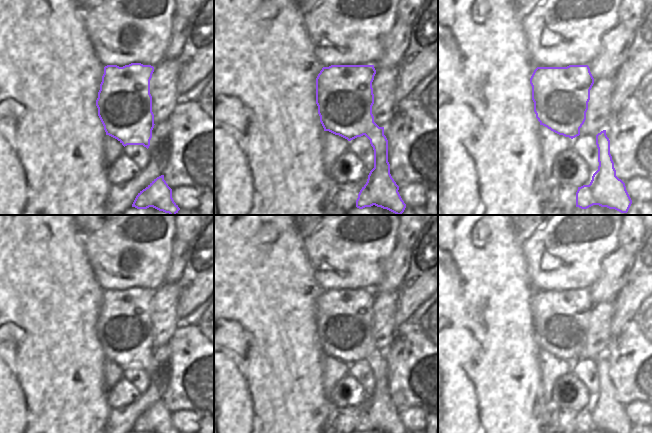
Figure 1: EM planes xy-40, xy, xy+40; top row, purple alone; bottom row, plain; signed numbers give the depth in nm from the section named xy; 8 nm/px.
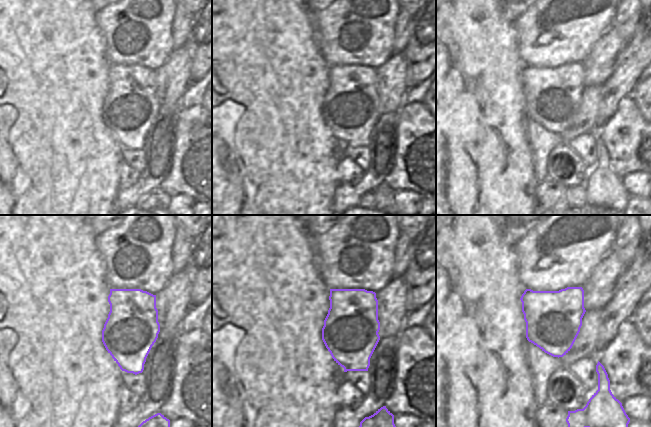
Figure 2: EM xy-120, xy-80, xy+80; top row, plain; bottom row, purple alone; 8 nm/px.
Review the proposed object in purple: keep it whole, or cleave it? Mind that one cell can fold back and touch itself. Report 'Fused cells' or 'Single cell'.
Fused cells

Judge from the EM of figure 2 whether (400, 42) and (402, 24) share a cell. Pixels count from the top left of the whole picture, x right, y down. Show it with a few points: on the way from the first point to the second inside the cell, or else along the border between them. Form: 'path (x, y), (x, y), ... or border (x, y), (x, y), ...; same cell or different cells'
path (401, 38), (402, 28); same cell

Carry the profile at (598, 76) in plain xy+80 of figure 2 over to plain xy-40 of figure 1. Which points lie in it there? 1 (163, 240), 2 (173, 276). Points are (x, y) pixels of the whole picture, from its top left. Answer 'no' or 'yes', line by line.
1: no
2: yes

